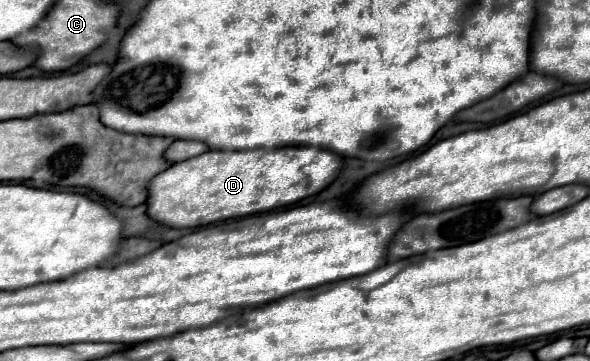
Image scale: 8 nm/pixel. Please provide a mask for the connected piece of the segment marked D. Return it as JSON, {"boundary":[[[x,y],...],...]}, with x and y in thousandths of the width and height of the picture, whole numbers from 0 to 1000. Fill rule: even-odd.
{"boundary":[[[481,404],[464,416],[353,416],[292,454],[251,515],[251,593],[292,632],[339,632],[502,565],[559,515],[580,471],[580,432],[549,410]]]}

